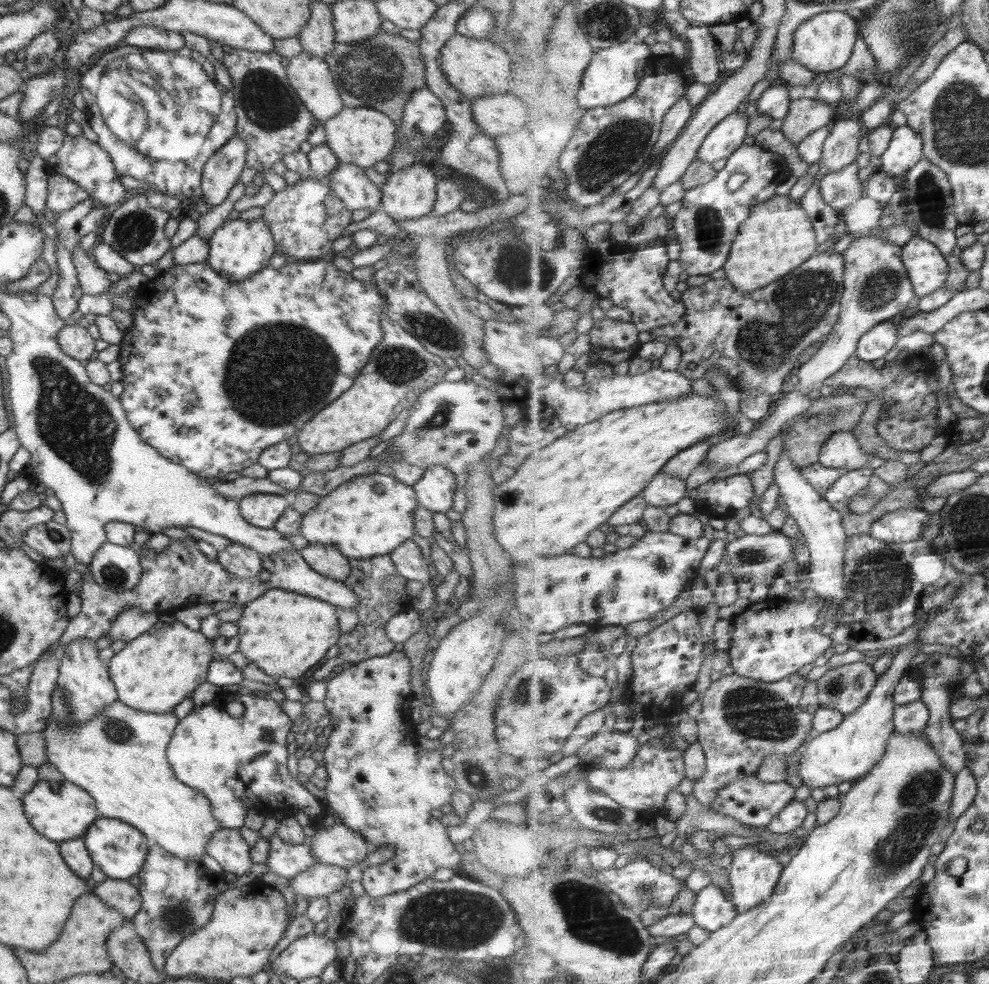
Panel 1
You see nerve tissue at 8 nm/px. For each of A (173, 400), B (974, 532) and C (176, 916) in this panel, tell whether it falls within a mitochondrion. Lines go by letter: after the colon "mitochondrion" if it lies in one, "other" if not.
A: other
B: mitochondrion
C: mitochondrion

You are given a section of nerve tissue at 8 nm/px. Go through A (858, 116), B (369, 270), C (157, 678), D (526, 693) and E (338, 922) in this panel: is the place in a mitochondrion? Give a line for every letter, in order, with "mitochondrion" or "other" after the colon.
A: other
B: other
C: other
D: mitochondrion
E: other

